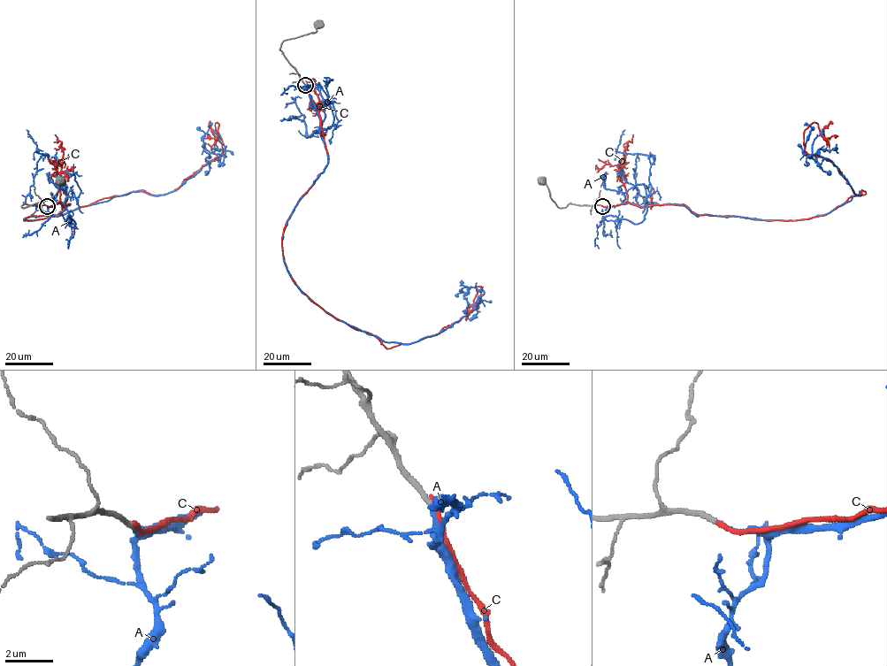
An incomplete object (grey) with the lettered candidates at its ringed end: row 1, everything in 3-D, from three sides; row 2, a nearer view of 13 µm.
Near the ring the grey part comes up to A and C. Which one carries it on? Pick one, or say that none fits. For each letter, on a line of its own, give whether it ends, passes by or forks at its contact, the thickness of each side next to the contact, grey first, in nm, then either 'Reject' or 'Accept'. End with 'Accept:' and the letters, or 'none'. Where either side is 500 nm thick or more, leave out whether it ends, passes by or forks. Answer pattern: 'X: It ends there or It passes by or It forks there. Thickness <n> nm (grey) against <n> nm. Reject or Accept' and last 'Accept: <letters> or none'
A: It ends there. Thickness 200 nm (grey) against 180 nm. Accept
C: It ends there. Thickness 240 nm (grey) against 200 nm. Reject
Accept: A

